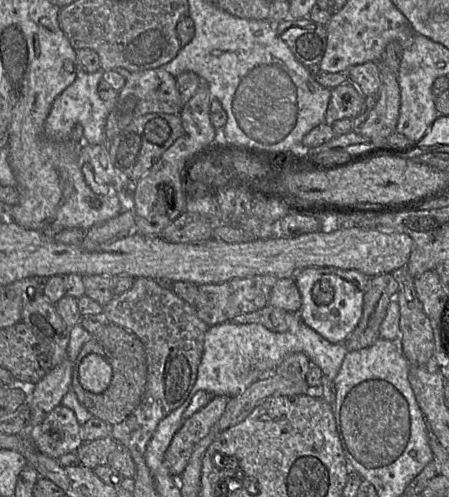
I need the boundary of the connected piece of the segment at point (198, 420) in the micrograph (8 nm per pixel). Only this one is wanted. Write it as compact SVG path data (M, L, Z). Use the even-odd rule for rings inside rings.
M217 395L197 411L174 434L164 455L164 463L169 472L178 478L188 465L195 445L203 439L212 426L222 416L228 401L232 397Z

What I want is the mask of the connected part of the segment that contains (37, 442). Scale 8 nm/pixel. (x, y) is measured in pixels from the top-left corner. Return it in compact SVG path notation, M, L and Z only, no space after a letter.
M58 405L34 430L33 444L40 452L54 459L58 459L69 452L76 452L84 443L81 428L82 425L78 422L73 410L64 405Z

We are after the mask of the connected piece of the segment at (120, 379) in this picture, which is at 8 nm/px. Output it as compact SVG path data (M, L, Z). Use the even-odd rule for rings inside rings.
M108 323L82 346L73 367L72 390L80 403L94 416L111 425L120 423L140 404L147 382L146 353L142 341L131 331L113 323ZM89 354L97 354L105 358L112 366L112 380L102 393L85 390L78 377L79 362Z

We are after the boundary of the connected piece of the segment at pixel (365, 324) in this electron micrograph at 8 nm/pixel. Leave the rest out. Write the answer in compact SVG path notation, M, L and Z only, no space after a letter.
M381 274L369 278L362 317L357 327L343 342L347 352L368 348L378 340L381 323L389 303L397 292L396 274Z

